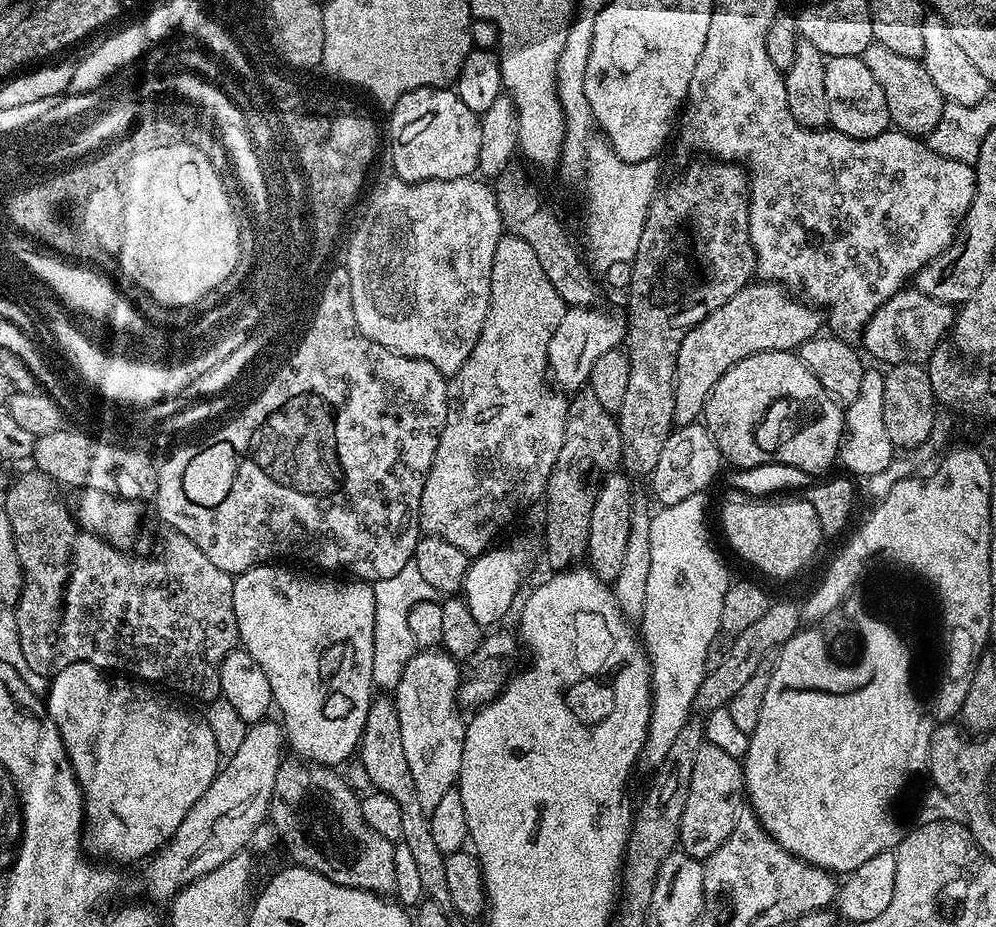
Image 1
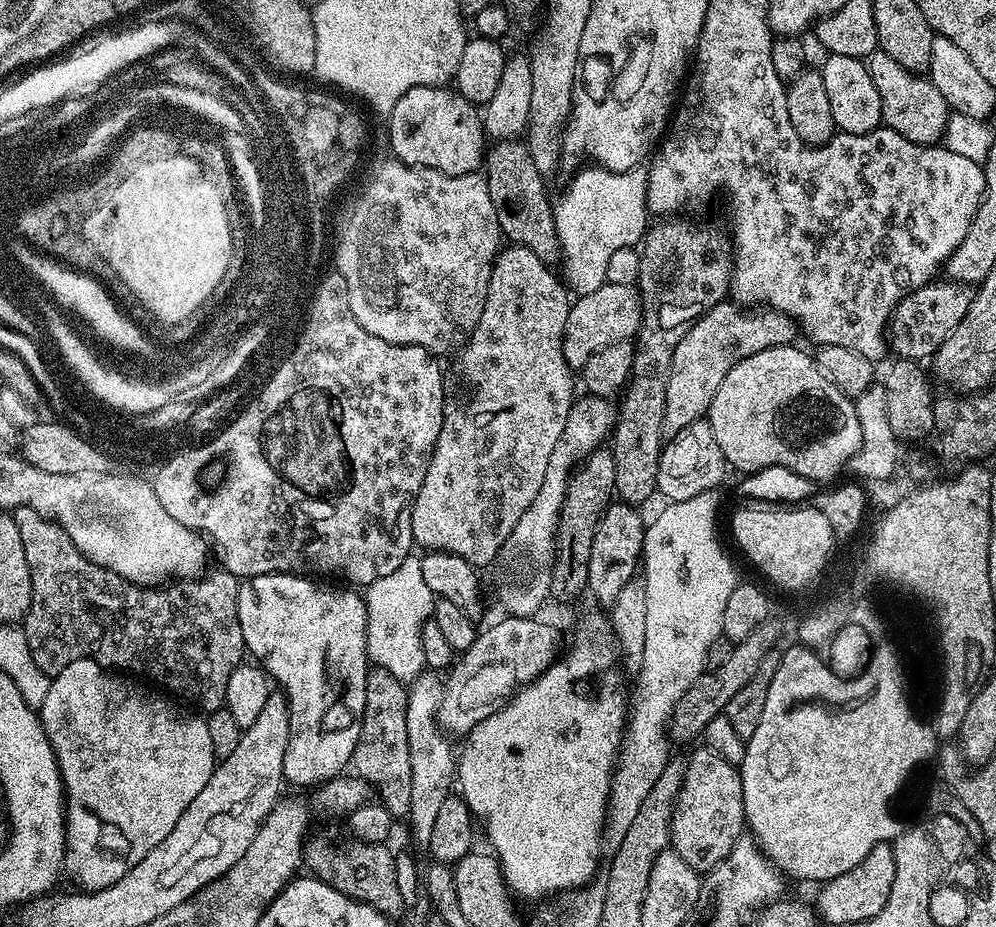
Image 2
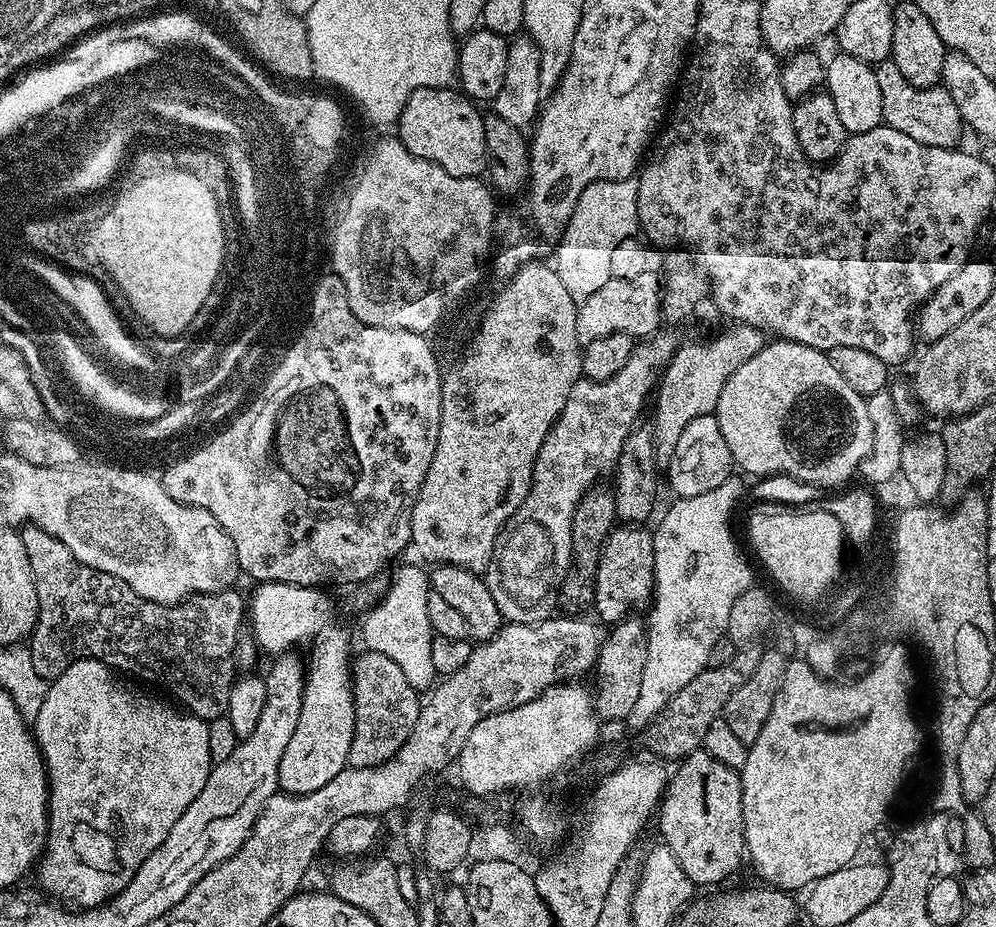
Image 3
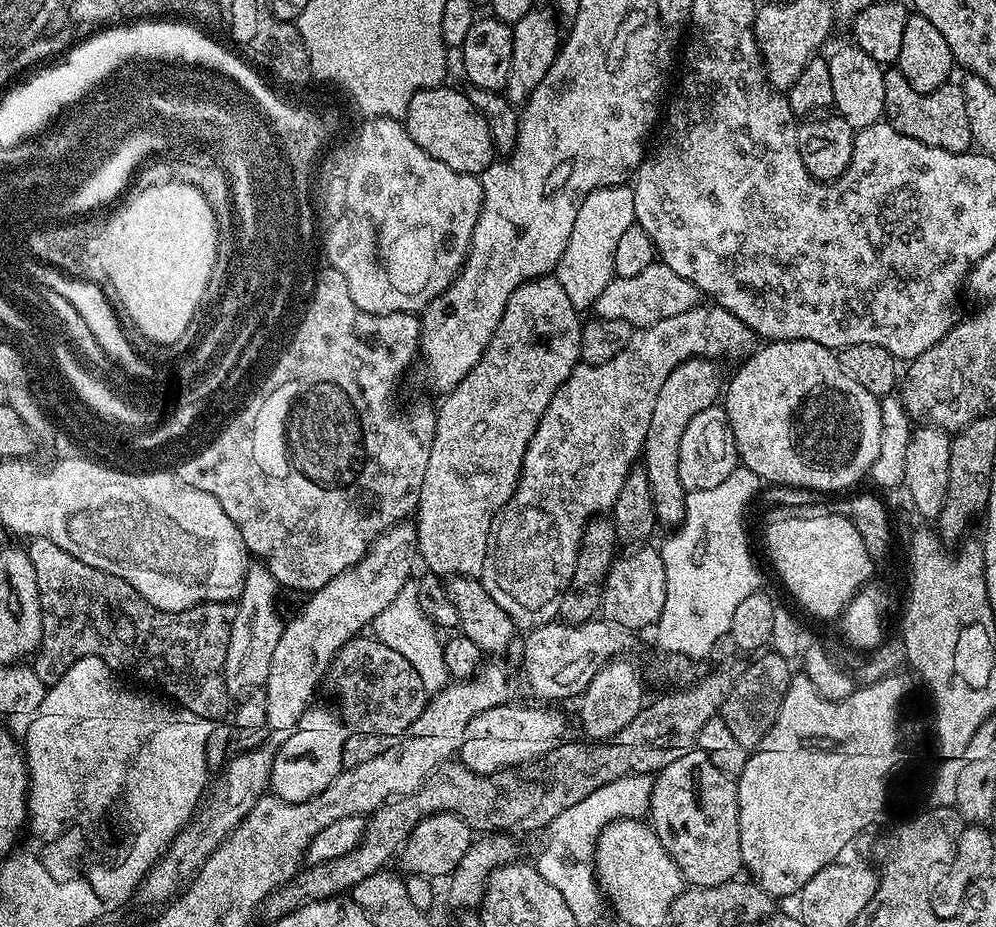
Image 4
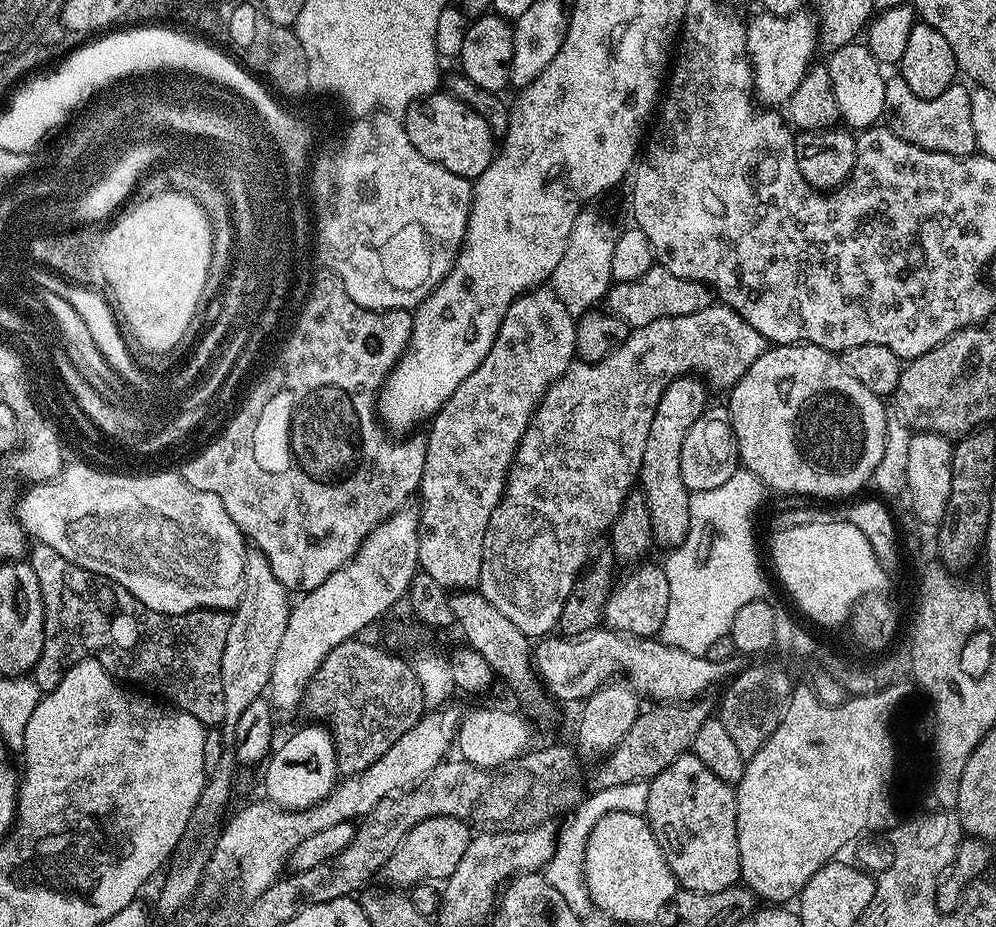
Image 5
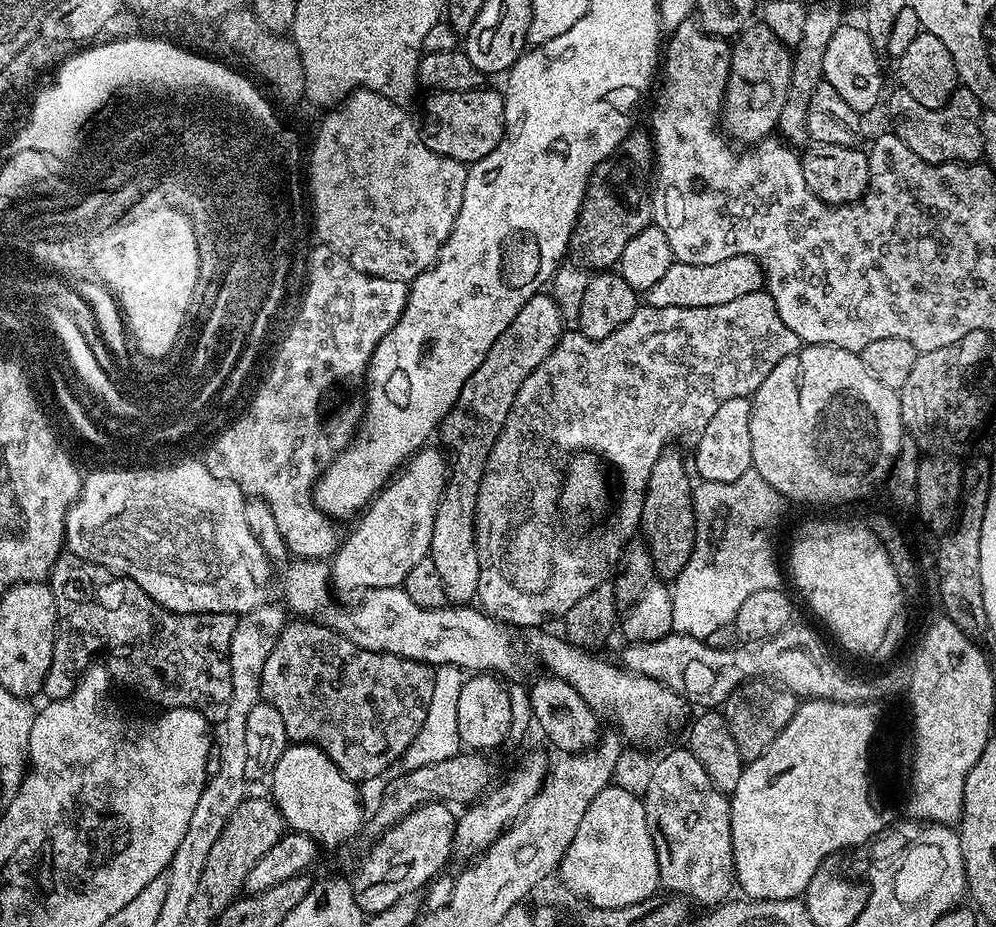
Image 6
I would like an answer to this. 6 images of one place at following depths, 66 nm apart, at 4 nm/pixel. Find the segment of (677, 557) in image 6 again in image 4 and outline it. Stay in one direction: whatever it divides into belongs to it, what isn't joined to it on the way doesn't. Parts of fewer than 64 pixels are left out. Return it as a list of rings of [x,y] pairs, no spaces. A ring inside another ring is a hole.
[[[688,360],[679,364],[670,374],[670,378],[662,382],[662,390],[658,390],[654,414],[650,414],[650,430],[646,430],[642,453],[642,467],[646,478],[650,480],[650,494],[654,498],[657,525],[679,526],[684,523],[686,493],[682,478],[678,478],[678,446],[682,442],[682,434],[686,434],[686,426],[690,426],[690,418],[713,407],[721,395],[722,380],[720,384],[720,372],[716,367],[710,360]]]

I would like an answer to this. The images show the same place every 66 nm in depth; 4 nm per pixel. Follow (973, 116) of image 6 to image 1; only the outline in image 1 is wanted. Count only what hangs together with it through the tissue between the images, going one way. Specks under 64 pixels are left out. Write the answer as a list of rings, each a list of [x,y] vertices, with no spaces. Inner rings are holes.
[[[875,42],[866,46],[862,58],[866,62],[866,70],[874,74],[874,82],[882,86],[889,121],[908,136],[927,138],[938,124],[946,101],[938,86],[930,82],[930,74],[926,74],[923,63],[903,54],[894,54],[894,50]]]

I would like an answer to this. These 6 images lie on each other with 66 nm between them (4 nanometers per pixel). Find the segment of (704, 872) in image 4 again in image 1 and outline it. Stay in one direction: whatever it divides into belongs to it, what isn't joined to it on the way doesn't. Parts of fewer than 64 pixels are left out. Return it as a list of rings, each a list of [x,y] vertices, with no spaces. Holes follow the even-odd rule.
[[[707,742],[700,745],[694,758],[694,778],[690,778],[690,794],[686,794],[686,810],[682,810],[679,847],[695,860],[707,860],[734,830],[734,822],[746,804],[743,763]]]

